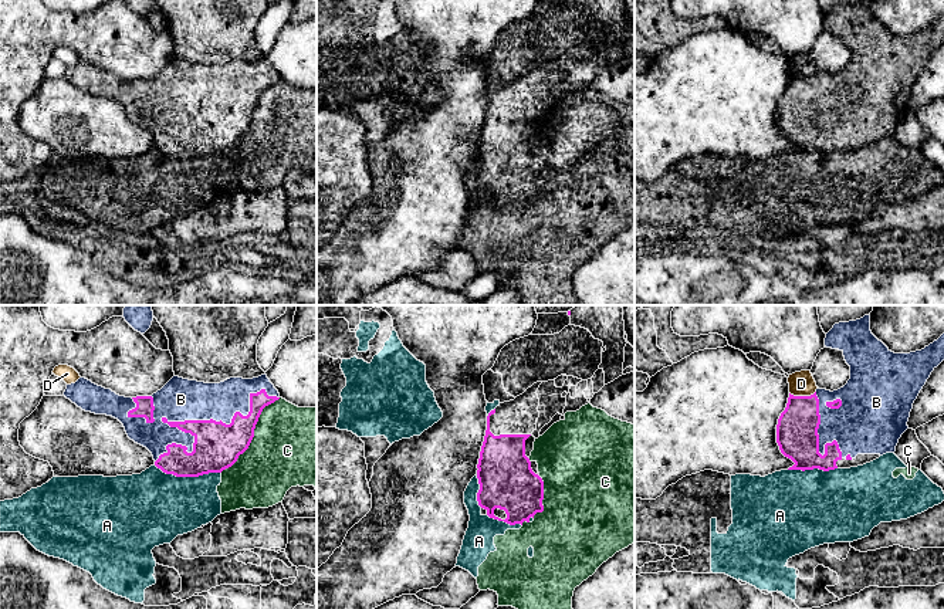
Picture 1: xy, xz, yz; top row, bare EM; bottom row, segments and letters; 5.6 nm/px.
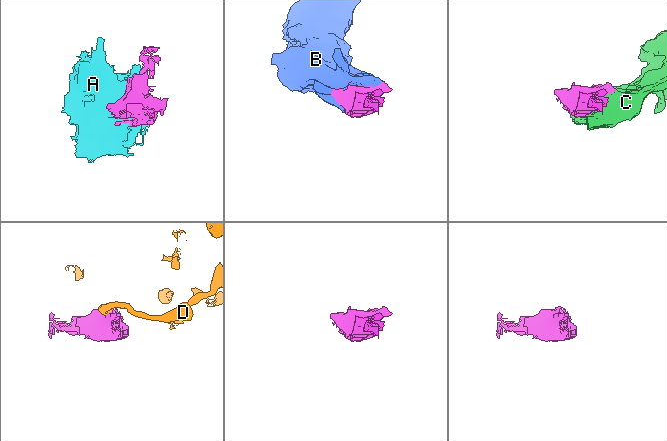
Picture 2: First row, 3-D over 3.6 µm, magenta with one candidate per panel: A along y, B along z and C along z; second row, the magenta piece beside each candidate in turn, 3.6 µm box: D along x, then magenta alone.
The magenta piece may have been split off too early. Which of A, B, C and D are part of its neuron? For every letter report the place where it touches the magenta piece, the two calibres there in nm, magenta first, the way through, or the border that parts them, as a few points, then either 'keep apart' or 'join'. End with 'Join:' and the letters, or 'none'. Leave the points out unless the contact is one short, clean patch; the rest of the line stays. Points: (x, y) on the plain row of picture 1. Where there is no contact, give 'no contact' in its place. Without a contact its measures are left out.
A: xy (188, 158) | 260/400 nm | keep apart
B: xy (190, 102) | 260/240 nm | join
C: xy (253, 117) | 260/460 nm | keep apart
D: yz (802, 78) | 240/140 nm | along yz (815, 73), (809, 77), (789, 75) | keep apart
Join: B

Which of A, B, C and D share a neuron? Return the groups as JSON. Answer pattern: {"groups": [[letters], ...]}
{"groups": [["A", "C"], ["B"], ["D"]]}

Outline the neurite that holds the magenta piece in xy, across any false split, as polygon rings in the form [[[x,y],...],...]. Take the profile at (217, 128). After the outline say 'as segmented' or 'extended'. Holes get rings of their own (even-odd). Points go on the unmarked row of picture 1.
[[[267,57],[253,61],[230,60],[204,65],[173,58],[152,78],[125,79],[79,60],[67,67],[64,78],[85,94],[118,101],[131,122],[146,129],[155,148],[176,159],[221,155],[243,136],[253,119],[263,91],[280,81]]]; extended

